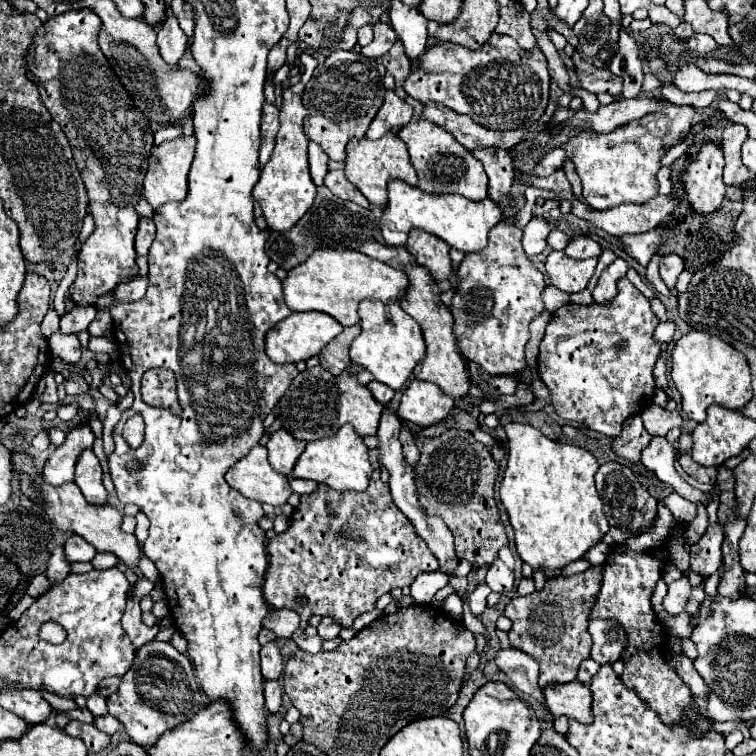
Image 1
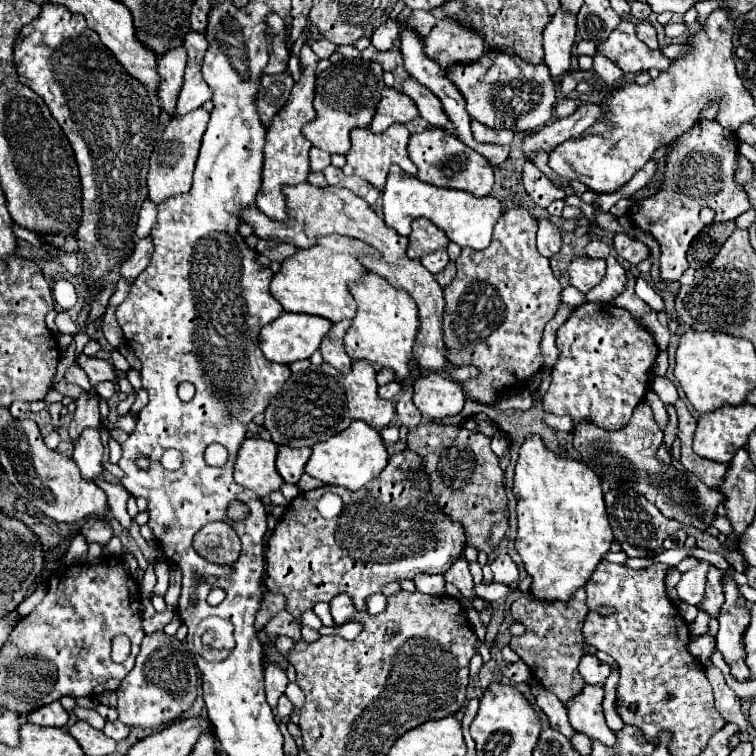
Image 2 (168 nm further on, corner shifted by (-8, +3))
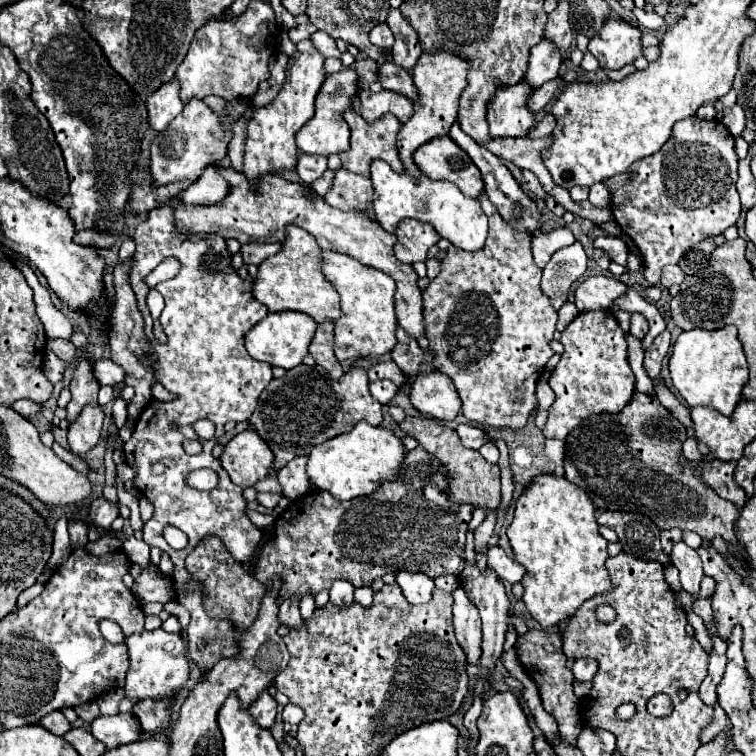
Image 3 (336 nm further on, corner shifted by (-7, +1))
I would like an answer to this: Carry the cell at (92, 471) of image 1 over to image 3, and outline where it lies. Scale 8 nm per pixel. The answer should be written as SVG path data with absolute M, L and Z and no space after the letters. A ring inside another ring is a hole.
M86 406L78 420L68 428L68 444L72 454L86 454L98 444L104 424L104 412L100 406Z

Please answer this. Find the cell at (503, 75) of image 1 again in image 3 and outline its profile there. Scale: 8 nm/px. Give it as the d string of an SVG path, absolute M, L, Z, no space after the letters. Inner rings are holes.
M526 82L518 86L502 86L496 94L496 110L488 106L490 136L526 136L534 126L534 112L528 110L528 98L532 90Z

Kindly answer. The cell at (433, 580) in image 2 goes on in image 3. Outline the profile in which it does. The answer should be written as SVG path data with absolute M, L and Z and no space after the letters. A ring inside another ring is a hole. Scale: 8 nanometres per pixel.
M398 572L396 582L402 586L402 592L410 604L430 602L434 592L434 580L424 572Z

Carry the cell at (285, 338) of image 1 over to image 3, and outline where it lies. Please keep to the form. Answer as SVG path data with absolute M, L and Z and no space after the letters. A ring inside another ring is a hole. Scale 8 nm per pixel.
M272 312L246 334L246 350L254 360L262 360L270 366L282 366L290 370L302 364L304 356L308 354L308 344L314 338L316 326L318 324L302 312Z

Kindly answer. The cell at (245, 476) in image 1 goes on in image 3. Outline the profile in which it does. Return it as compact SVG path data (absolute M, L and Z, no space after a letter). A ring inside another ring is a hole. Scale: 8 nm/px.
M244 430L226 444L220 460L234 484L252 488L258 480L270 474L274 454L256 432Z

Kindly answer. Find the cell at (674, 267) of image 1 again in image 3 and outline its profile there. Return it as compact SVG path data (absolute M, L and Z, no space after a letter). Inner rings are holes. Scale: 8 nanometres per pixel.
M696 116L680 120L672 128L670 140L652 156L646 156L630 166L626 174L608 178L604 184L612 190L612 214L624 234L638 246L644 262L644 276L650 284L658 284L662 268L678 264L688 248L704 238L718 236L734 226L740 218L740 198L736 192L738 156L734 150L734 136L718 120L700 120Z

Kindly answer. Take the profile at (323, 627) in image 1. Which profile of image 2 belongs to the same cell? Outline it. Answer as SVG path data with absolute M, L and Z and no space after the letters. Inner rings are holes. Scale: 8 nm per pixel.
M337 594L331 600L331 614L333 614L333 620L337 626L341 626L351 616L351 612L355 612L355 606L353 606L349 594Z

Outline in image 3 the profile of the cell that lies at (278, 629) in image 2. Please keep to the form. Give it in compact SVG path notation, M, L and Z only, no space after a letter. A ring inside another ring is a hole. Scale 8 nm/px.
M292 598L292 602L284 600L280 604L280 612L278 612L278 620L280 624L288 626L290 630L296 630L300 626L304 626L304 618L300 616L300 610L298 610L298 600Z

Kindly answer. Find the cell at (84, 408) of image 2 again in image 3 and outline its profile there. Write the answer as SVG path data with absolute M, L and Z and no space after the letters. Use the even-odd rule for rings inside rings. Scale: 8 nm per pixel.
M84 354L82 360L78 362L74 378L70 382L70 390L72 390L72 400L66 406L66 412L68 412L68 422L76 422L78 414L82 412L82 406L98 404L100 384L98 380L94 380L92 362L88 362L88 354Z

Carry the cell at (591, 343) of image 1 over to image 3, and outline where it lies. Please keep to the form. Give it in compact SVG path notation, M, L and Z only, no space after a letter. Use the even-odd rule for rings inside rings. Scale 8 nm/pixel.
M580 312L566 326L560 342L564 344L564 354L550 376L556 400L548 410L548 422L542 432L546 438L566 440L570 430L578 428L586 418L620 412L632 400L636 380L628 364L626 332L612 312Z

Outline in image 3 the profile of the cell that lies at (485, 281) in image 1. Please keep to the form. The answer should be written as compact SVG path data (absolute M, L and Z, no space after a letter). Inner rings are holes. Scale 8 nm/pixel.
M498 210L488 218L490 232L484 248L478 252L466 252L452 246L442 260L442 272L428 284L428 288L424 288L424 322L434 366L452 378L462 398L462 414L476 424L522 428L536 406L536 382L550 356L554 356L548 344L554 336L558 314L552 300L540 288L542 268L536 266L532 258L532 236L514 230Z

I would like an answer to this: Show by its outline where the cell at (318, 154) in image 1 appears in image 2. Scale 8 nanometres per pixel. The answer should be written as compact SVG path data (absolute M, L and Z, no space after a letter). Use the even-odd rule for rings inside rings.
M311 148L311 170L325 170L331 164L329 154L319 150L319 148Z

